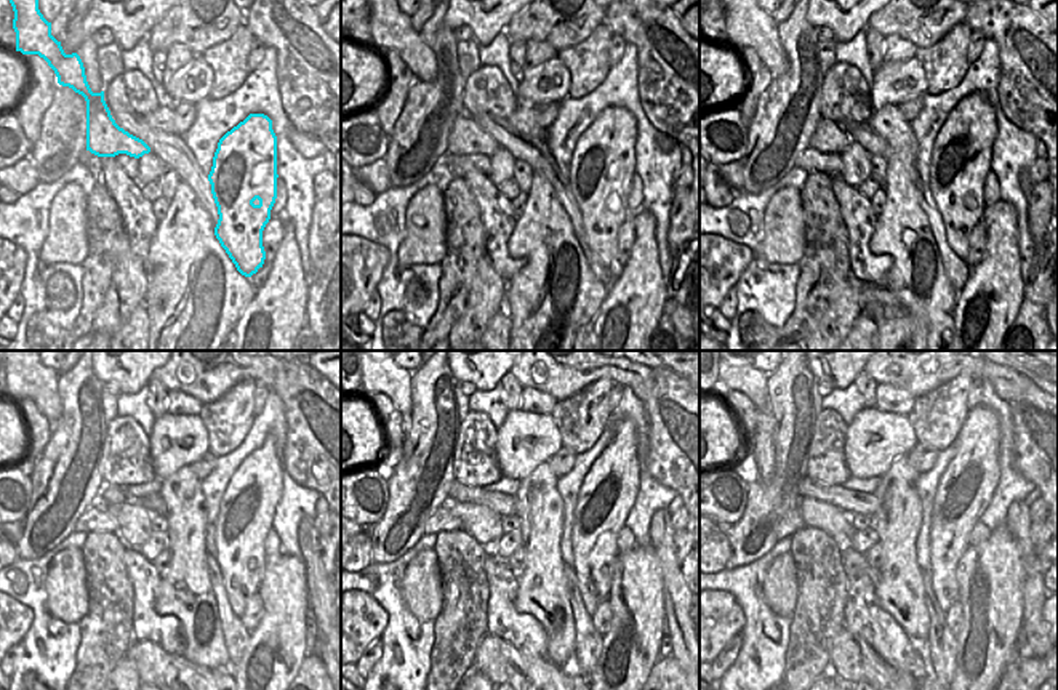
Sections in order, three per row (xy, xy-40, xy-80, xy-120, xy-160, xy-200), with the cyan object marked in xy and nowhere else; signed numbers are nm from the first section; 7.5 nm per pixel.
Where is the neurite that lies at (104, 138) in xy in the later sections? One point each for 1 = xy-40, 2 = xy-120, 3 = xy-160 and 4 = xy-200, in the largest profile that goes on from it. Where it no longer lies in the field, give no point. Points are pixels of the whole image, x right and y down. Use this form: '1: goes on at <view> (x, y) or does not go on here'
1: goes on at xy-40 (391, 29)
2: goes on at xy-120 (37, 383)
3: goes on at xy-160 (396, 383)
4: goes on at xy-200 (753, 383)

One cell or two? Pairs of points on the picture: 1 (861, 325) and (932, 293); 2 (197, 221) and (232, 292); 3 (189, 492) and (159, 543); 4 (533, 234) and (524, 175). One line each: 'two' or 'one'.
1: two
2: one
3: two
4: two

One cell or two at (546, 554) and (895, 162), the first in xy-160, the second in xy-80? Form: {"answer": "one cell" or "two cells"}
{"answer": "one cell"}

